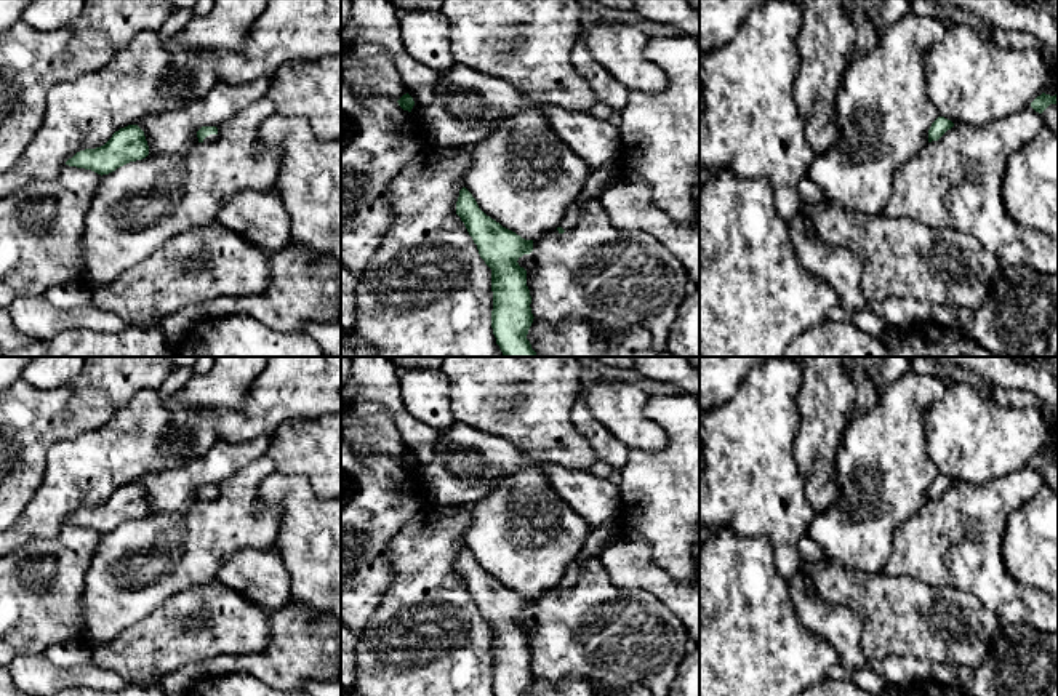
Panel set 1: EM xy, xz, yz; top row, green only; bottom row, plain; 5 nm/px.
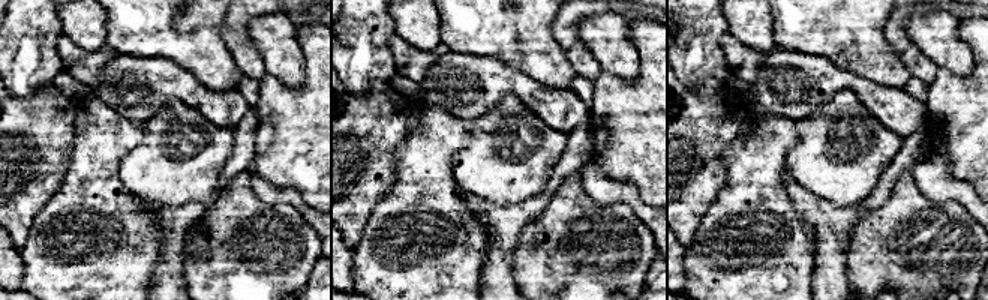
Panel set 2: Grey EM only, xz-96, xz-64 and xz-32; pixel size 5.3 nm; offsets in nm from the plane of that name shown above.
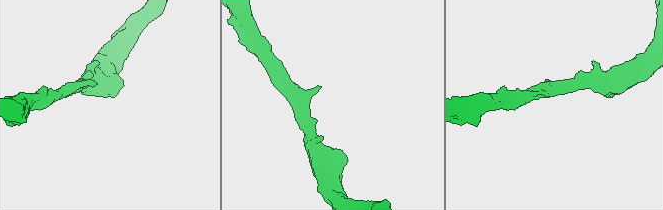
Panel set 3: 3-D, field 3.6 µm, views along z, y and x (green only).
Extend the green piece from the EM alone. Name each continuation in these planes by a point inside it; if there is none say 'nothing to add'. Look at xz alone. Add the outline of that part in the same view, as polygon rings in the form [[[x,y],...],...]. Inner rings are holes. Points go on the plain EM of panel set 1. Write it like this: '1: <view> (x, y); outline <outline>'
1: xz (599, 538); outline [[[611,520],[611,522],[600,525],[595,530],[591,530],[581,552],[567,568],[567,573],[560,582],[563,589],[573,587],[576,584],[581,565],[586,560],[592,557],[599,557],[608,544],[618,539],[618,528],[619,528],[619,520]]]

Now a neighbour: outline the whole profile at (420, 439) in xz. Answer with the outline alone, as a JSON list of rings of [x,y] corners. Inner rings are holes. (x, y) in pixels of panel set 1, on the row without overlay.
[[[405,408],[397,413],[395,426],[408,453],[416,462],[427,464],[434,459],[434,446],[439,438],[439,430],[416,419]]]

